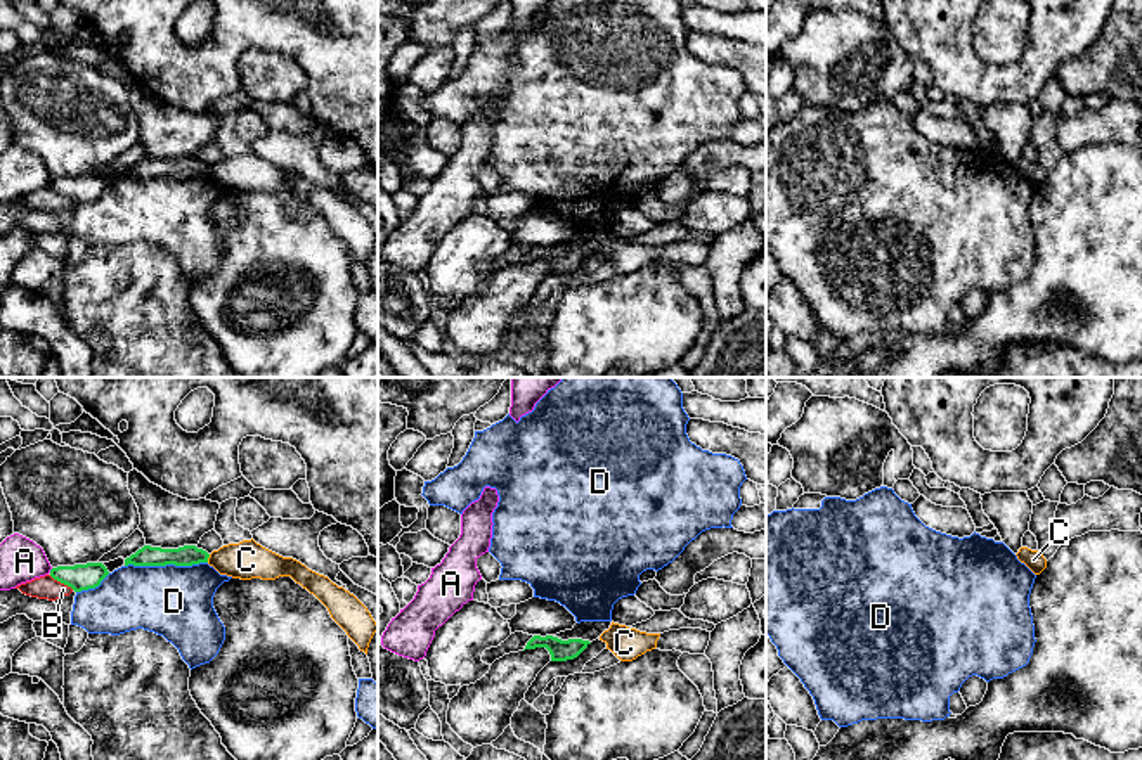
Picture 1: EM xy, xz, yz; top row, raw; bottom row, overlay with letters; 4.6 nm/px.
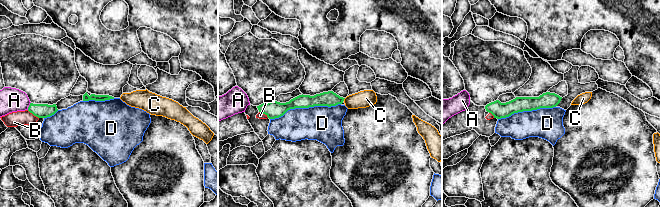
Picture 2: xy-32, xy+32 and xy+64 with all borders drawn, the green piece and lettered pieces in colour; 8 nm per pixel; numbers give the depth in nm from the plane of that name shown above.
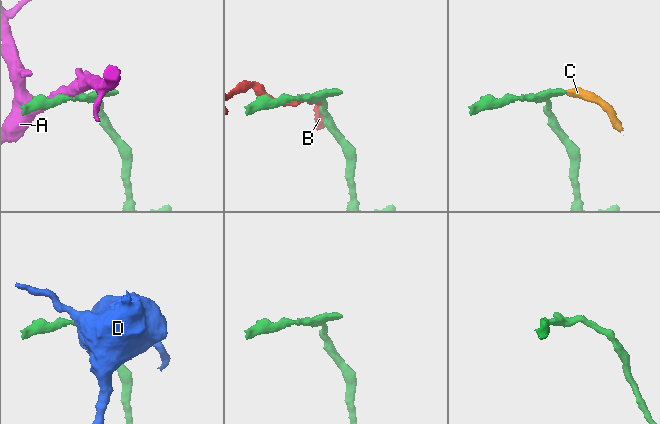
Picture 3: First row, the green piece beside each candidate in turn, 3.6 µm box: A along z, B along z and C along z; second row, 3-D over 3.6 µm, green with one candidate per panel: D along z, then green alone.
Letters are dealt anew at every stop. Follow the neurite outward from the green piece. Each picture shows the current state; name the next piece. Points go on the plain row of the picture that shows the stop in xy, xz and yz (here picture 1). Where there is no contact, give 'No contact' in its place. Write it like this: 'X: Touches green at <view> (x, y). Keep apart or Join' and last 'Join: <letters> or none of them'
A: Touches green at xy (51, 182). Keep apart
B: Touches green at xy (61, 194). Keep apart
C: Touches green at xy (208, 168). Keep apart
D: Touches green at xy (165, 177). Keep apart
Join: none of them

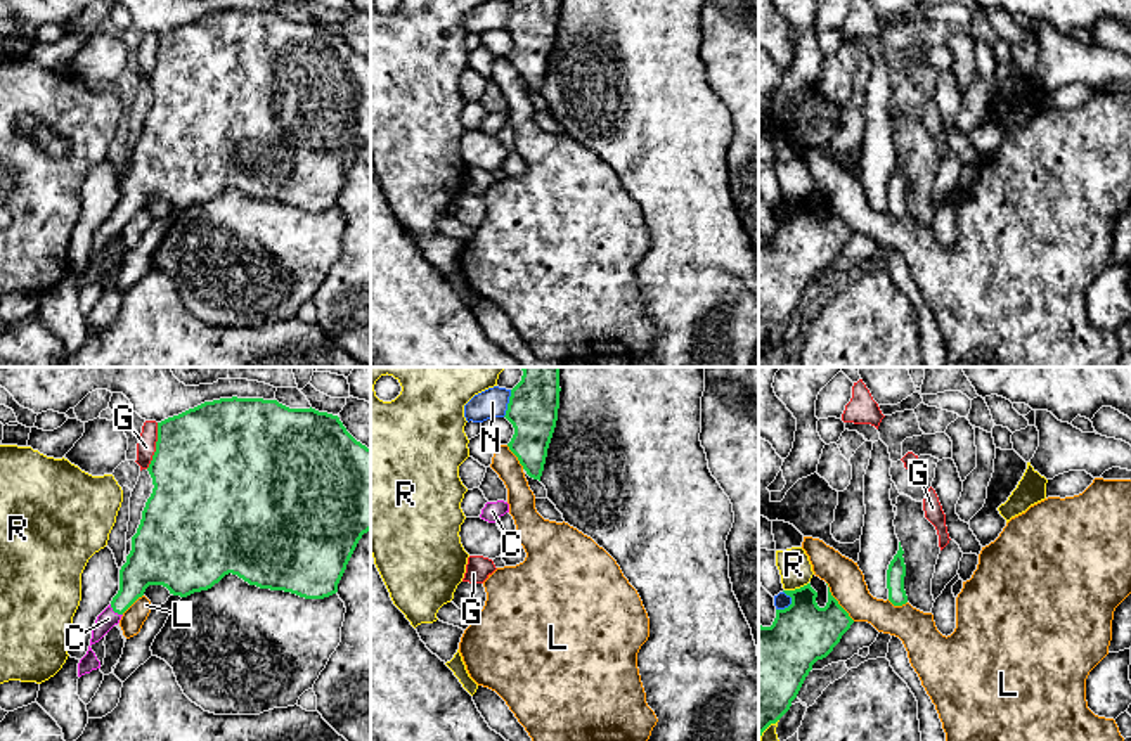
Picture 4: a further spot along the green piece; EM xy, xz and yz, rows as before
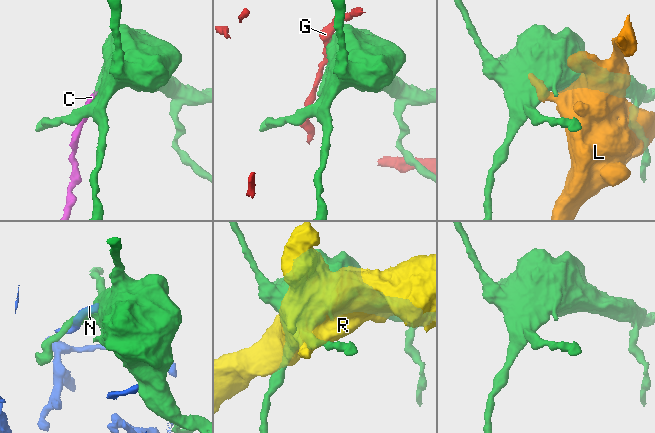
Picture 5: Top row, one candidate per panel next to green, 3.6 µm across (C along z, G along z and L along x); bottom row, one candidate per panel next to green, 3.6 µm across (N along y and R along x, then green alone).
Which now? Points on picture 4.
C: Touches green at xy (115, 224). Join
G: Touches green at xy (156, 57). Keep apart
L: Touches green at yz (837, 213). Keep apart
N: Touches green at xz (508, 16). Keep apart
R: Touches green at yz (795, 201). Keep apart
Join: C

